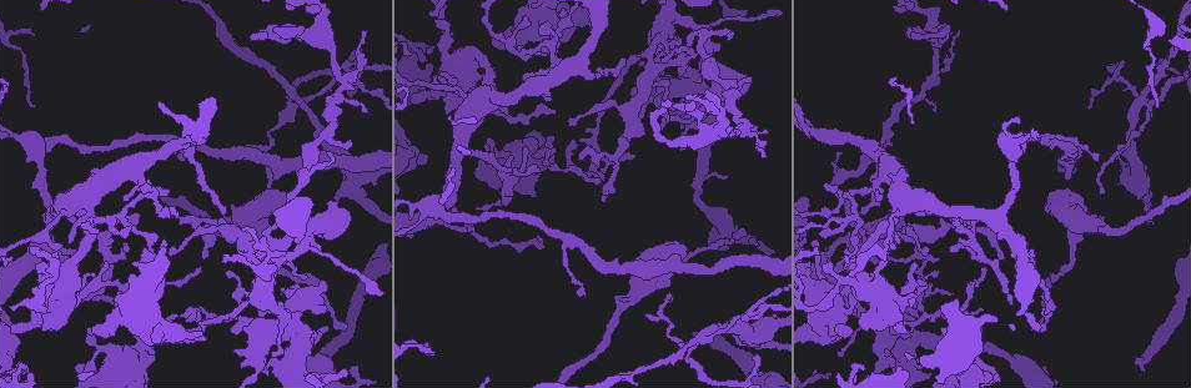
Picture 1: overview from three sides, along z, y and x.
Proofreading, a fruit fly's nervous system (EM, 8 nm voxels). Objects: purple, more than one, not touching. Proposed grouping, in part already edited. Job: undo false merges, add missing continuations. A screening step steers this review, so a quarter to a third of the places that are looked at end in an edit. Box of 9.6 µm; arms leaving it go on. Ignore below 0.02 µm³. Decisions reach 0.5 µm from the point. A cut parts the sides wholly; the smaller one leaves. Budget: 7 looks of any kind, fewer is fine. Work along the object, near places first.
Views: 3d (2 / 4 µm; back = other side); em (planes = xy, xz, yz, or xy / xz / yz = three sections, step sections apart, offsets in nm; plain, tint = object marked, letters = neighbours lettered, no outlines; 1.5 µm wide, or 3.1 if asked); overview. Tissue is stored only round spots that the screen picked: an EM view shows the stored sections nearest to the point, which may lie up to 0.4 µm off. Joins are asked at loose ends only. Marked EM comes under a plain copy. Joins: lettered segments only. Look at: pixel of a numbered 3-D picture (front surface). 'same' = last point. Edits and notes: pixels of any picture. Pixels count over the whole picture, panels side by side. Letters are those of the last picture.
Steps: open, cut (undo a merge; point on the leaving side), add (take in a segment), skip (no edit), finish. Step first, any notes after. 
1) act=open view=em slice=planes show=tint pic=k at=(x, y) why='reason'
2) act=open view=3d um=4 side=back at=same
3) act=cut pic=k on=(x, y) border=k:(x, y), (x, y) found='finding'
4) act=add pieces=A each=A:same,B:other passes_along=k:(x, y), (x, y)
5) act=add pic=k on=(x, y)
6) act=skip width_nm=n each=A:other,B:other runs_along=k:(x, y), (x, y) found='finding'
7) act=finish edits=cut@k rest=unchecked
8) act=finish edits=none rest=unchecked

act=open view=3d um=2 pic=1 at=(273, 353) why='tapers out'

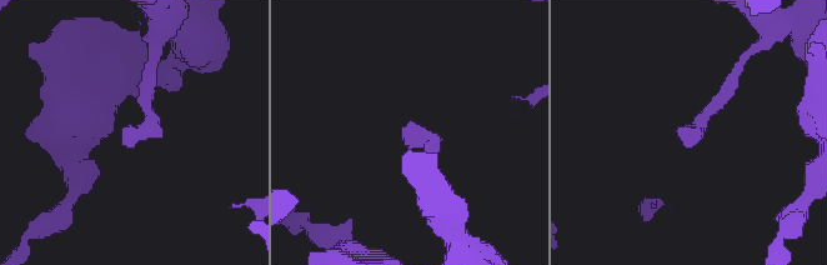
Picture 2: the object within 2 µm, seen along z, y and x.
act=open view=em slice=xy step=4 show=letters pic=2 at=(680, 127) why='shape alone is not enough'

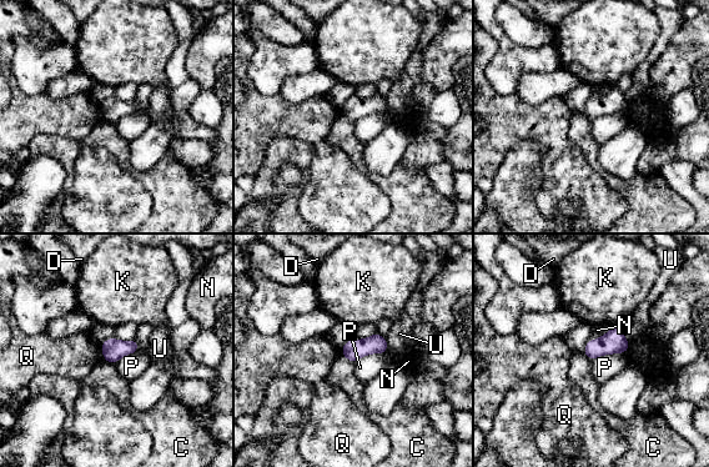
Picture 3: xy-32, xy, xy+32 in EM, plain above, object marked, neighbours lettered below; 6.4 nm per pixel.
act=open view=em slice=planes show=letters at=same

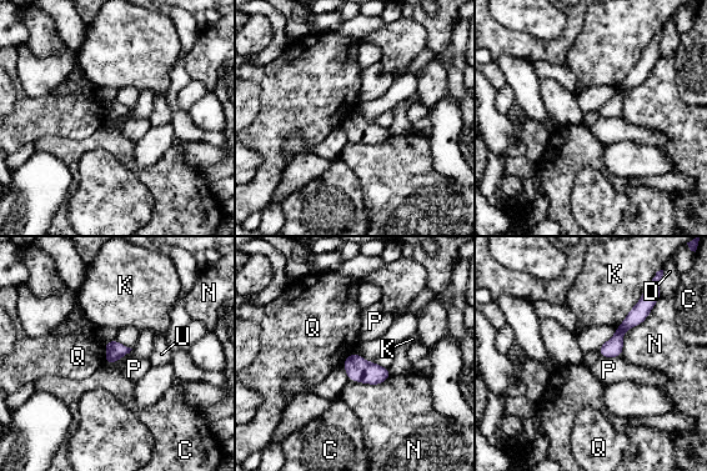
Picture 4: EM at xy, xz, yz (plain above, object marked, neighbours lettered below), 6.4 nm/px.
act=skip each=C:other,D:other,K:other,N:other,P:other,Q:other,U:other border=4:(104, 342), (105, 362) found='no lettered segment goes on from it'

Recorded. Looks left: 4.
act=open view=3d um=2 pic=1 at=(667, 123) why='branch stops here'

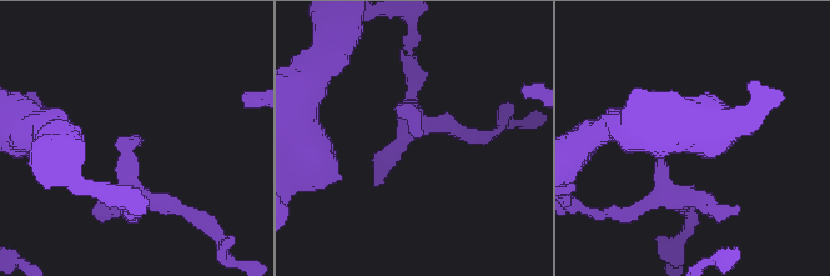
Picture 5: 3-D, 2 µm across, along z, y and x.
act=open view=em slice=planes show=tint pic=5 at=(135, 141)

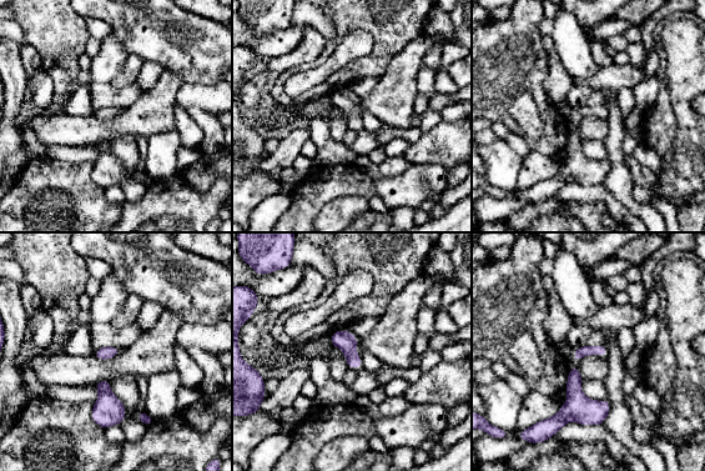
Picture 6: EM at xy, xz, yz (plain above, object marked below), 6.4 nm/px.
act=open view=em slice=planes show=letters at=same why='see the neighbours'

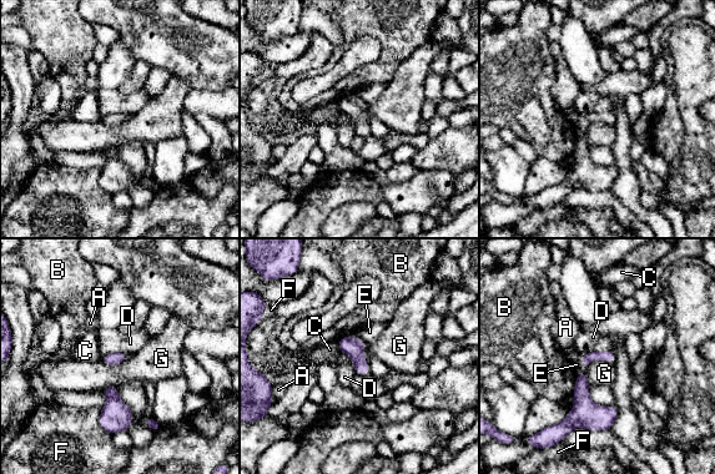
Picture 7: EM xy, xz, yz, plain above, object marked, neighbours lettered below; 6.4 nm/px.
act=skip width_nm=80 each=A:other,B:other,C:other,D:other,E:other,F:other,G:other border=7:(613, 361), (594, 361), (583, 367) found='none of them fits'

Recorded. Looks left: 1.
act=open view=em slice=planes show=letters pic=1 at=(695, 343)

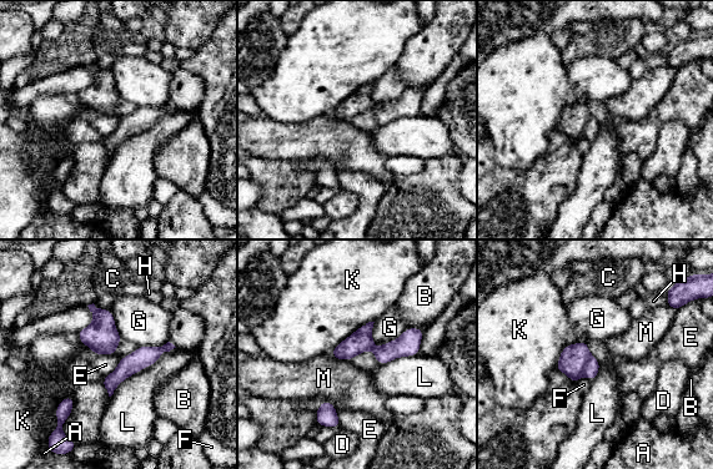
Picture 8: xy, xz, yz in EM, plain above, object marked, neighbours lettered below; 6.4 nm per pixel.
act=cut pic=8 on=(592, 367) each=A:other,B:other,C:other,D:other,E:other,F:other,G:other,H:other,K:other,L:other,M:other part_leaving=8:(169, 346), (130, 364), (110, 389) found='two neurons meet here'

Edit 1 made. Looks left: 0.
act=finish edits=cut@8 rest=unchecked

